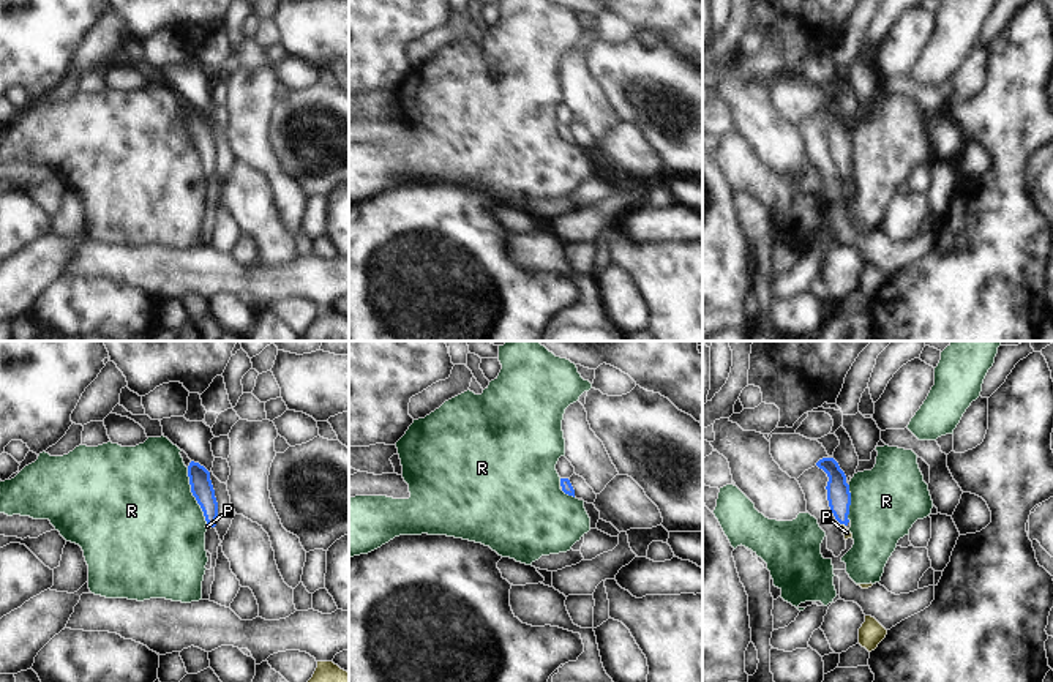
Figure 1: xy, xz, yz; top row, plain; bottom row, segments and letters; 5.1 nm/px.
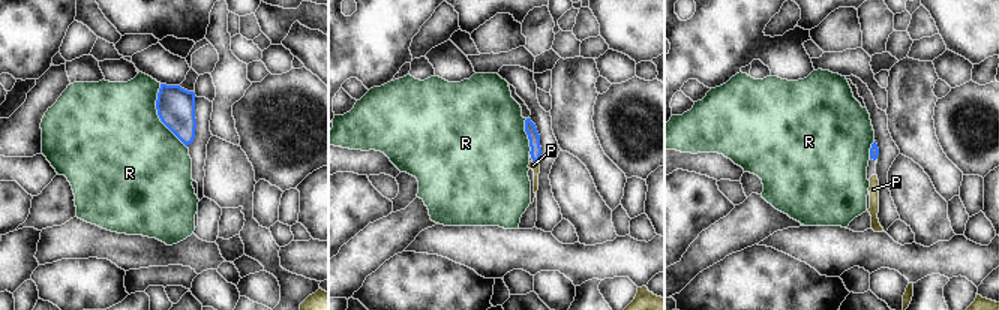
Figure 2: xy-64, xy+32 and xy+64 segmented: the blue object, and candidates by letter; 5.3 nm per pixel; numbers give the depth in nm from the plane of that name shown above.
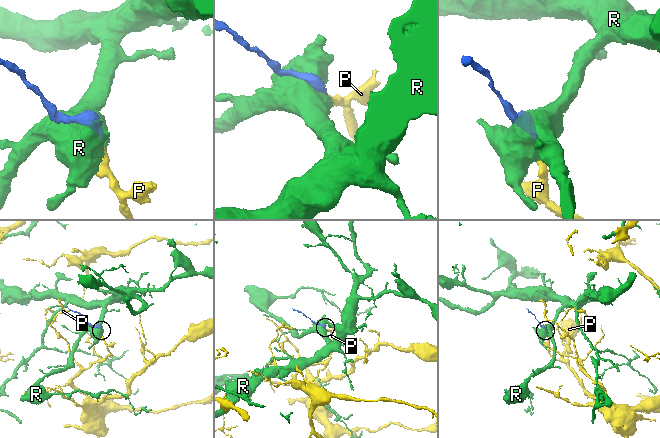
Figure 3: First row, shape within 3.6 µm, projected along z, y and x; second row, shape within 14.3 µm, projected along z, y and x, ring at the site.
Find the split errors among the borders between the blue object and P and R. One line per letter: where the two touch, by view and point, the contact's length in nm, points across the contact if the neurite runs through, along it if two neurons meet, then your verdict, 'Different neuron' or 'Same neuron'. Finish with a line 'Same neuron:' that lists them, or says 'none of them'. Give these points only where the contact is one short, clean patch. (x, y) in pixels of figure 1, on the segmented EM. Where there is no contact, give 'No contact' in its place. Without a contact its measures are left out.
P: Touches blue at yz (843, 523). Shared border 40 nm. Path across: yz (839, 496), (843, 523), (846, 532). Same neuron
R: Touches blue at xy (193, 494). Shared border 300 nm. Different neuron
Same neuron: P

